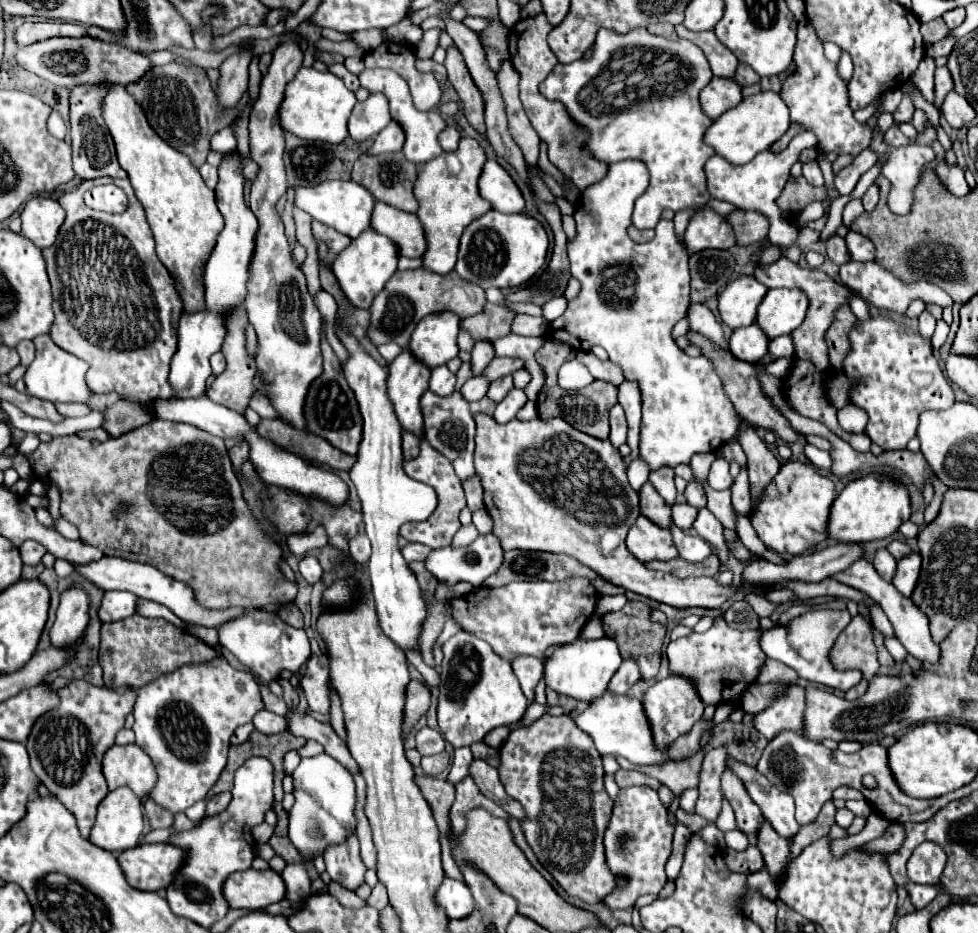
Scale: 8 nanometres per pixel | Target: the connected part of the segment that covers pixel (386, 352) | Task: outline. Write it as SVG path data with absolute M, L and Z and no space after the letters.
M391 342L391 344L385 344L385 346L379 346L379 352L381 352L381 356L383 356L387 362L393 362L393 360L403 352L403 348Z

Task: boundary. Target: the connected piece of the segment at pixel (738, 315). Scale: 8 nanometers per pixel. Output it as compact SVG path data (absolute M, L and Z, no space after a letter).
M741 276L727 284L719 294L719 314L729 328L741 328L755 322L757 306L767 294L767 288L753 276Z

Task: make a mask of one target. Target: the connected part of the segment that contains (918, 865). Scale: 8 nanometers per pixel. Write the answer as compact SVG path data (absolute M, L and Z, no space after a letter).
M923 842L913 850L911 858L907 860L907 876L921 884L939 882L945 862L947 854L935 842Z

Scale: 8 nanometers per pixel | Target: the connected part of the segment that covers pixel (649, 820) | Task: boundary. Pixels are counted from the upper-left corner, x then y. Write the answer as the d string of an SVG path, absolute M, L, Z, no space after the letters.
M629 786L623 788L615 800L613 814L605 828L605 862L615 878L625 880L623 888L613 888L605 900L607 908L631 908L639 896L659 894L667 882L665 862L671 856L673 826L667 818L667 808L661 804L657 792L649 786Z

